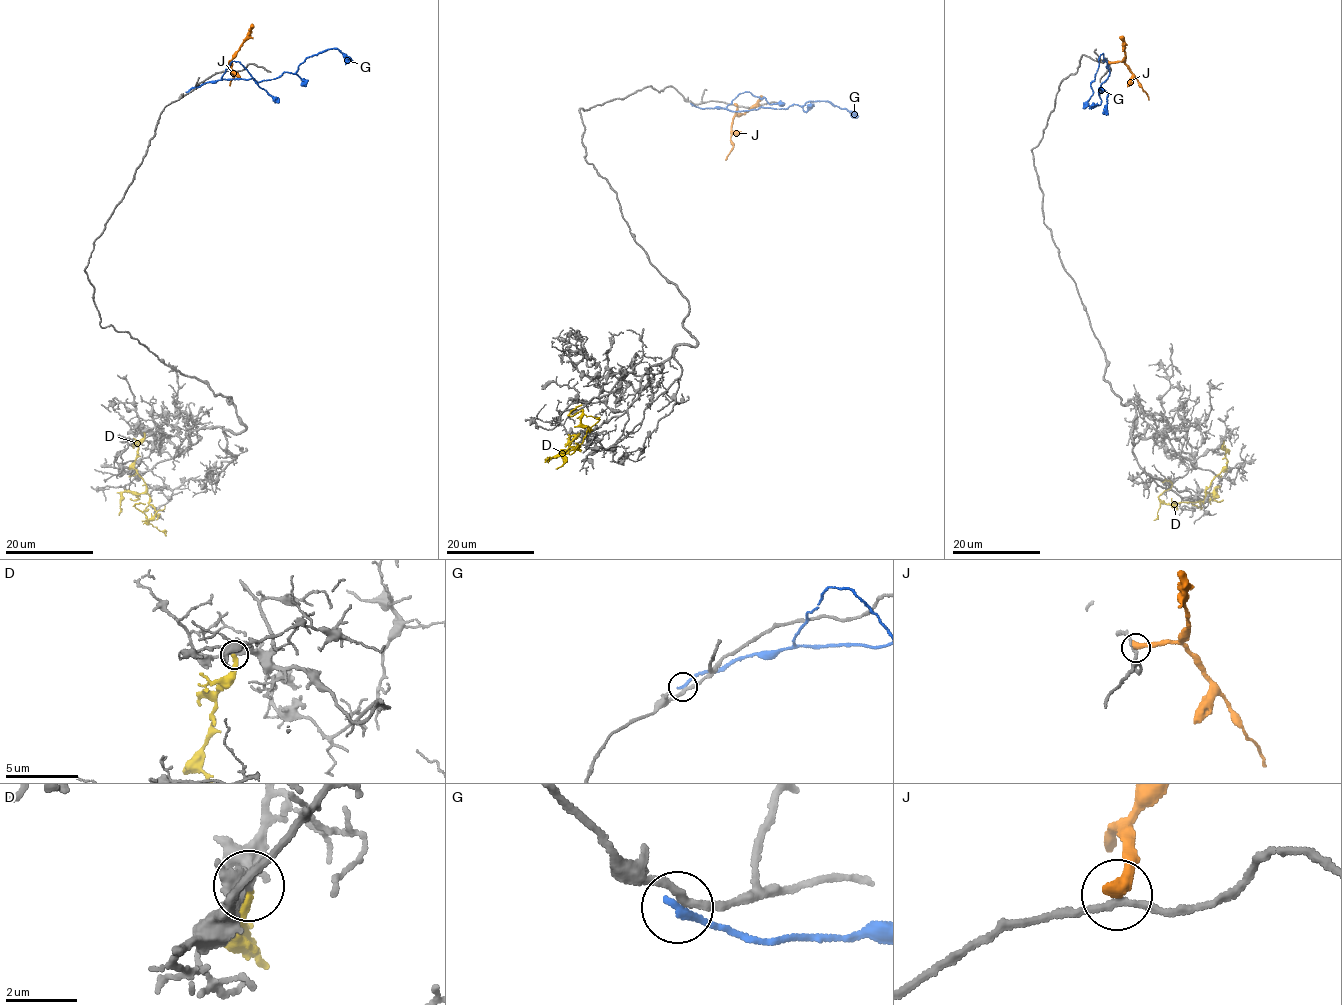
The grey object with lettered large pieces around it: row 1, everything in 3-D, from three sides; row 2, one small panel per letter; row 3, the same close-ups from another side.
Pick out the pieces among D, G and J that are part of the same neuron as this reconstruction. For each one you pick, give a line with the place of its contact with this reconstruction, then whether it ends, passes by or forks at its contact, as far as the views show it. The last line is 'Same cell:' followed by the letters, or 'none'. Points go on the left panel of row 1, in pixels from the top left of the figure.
Same cell: none

